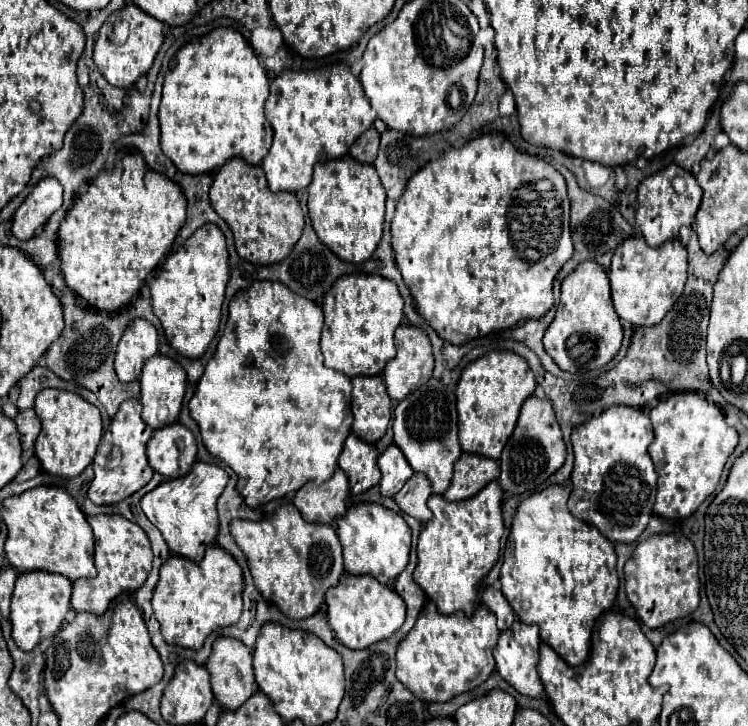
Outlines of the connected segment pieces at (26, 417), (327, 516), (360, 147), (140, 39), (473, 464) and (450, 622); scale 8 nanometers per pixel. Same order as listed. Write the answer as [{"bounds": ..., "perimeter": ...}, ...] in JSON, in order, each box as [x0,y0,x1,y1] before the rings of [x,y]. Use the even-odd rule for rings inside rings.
[{"bounds":[16,410,40,450],"perimeter":[[[26,410],[26,412],[18,412],[16,416],[16,426],[20,432],[20,442],[24,450],[34,450],[34,442],[40,434],[40,420],[36,418],[34,410]]]},{"bounds":[294,470,350,524],"perimeter":[[[336,470],[334,476],[322,484],[306,484],[294,496],[294,506],[304,520],[314,524],[330,524],[346,512],[346,498],[350,494],[348,476]]]},{"bounds":[350,128,380,164],"perimeter":[[[368,128],[350,148],[350,156],[362,164],[372,164],[376,160],[378,146],[380,146],[380,134],[376,132],[376,128]]]},{"bounds":[94,4,164,88],"perimeter":[[[126,4],[122,10],[114,12],[108,16],[108,20],[102,24],[96,46],[94,46],[94,62],[102,76],[108,80],[110,86],[116,88],[130,88],[140,76],[146,76],[148,70],[154,64],[154,58],[164,42],[164,24],[160,20],[154,20],[146,12],[142,12],[134,4]],[[118,22],[128,22],[128,38],[124,42],[116,42],[116,24]]]},{"bounds":[444,454,498,500],"perimeter":[[[462,454],[454,466],[454,478],[444,492],[446,500],[466,500],[478,494],[486,484],[498,480],[498,462],[478,454]]]},{"bounds":[396,602,500,702],"perimeter":[[[426,602],[414,628],[408,632],[408,636],[398,646],[396,676],[422,702],[448,702],[458,694],[474,690],[476,686],[486,682],[486,678],[494,672],[492,650],[494,650],[494,644],[498,644],[498,636],[500,636],[500,630],[496,628],[494,614],[488,612],[484,606],[480,606],[470,618],[466,618],[462,612],[442,616],[432,602]]]}]

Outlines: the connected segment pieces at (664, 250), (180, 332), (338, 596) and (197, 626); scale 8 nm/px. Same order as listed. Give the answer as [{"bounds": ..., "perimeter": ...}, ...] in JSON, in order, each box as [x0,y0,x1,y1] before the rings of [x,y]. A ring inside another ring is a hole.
[{"bounds":[610,238,688,326],"perimeter":[[[626,238],[614,252],[610,266],[612,302],[618,316],[632,326],[656,326],[682,294],[686,282],[688,252],[680,240],[670,240],[658,248],[646,244],[644,238]]]},{"bounds":[150,224,228,358],"perimeter":[[[204,224],[174,252],[168,256],[150,282],[152,308],[162,322],[164,334],[170,346],[186,358],[200,358],[220,324],[220,308],[224,300],[224,288],[228,282],[228,250],[224,234],[216,224]]]},{"bounds":[326,574,406,650],"perimeter":[[[344,574],[340,582],[326,594],[328,622],[336,638],[350,650],[368,648],[374,642],[390,638],[406,620],[404,600],[388,586],[380,584],[372,576],[352,576]]]},{"bounds":[152,546,244,648],"perimeter":[[[220,546],[206,548],[206,554],[200,562],[186,560],[184,556],[170,556],[166,560],[166,564],[162,564],[162,568],[160,568],[160,580],[158,580],[154,594],[152,594],[154,616],[160,624],[164,640],[168,644],[182,646],[182,648],[200,648],[210,632],[214,632],[216,628],[222,628],[222,626],[230,626],[240,618],[240,614],[242,614],[242,590],[244,590],[242,568],[234,560],[234,556]]]}]

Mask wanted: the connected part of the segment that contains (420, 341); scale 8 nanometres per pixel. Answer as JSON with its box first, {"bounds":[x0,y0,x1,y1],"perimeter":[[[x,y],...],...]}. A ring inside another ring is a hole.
{"bounds":[384,324,434,402],"perimeter":[[[402,324],[396,330],[396,348],[398,354],[394,360],[390,360],[384,368],[384,380],[386,380],[386,388],[392,400],[402,402],[406,396],[410,396],[410,392],[418,390],[422,384],[426,384],[432,378],[432,368],[434,368],[434,356],[432,356],[432,344],[426,336],[426,332],[422,328],[416,328],[412,324]]]}

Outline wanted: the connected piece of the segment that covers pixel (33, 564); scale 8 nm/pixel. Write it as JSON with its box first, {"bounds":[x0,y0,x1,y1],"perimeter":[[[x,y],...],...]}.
{"bounds":[2,486,94,582],"perimeter":[[[38,486],[22,492],[20,496],[10,496],[2,502],[2,518],[8,526],[6,540],[6,560],[18,572],[46,570],[58,572],[70,582],[78,578],[94,578],[94,540],[92,528],[86,522],[84,512],[76,500],[64,490],[54,486]]]}

